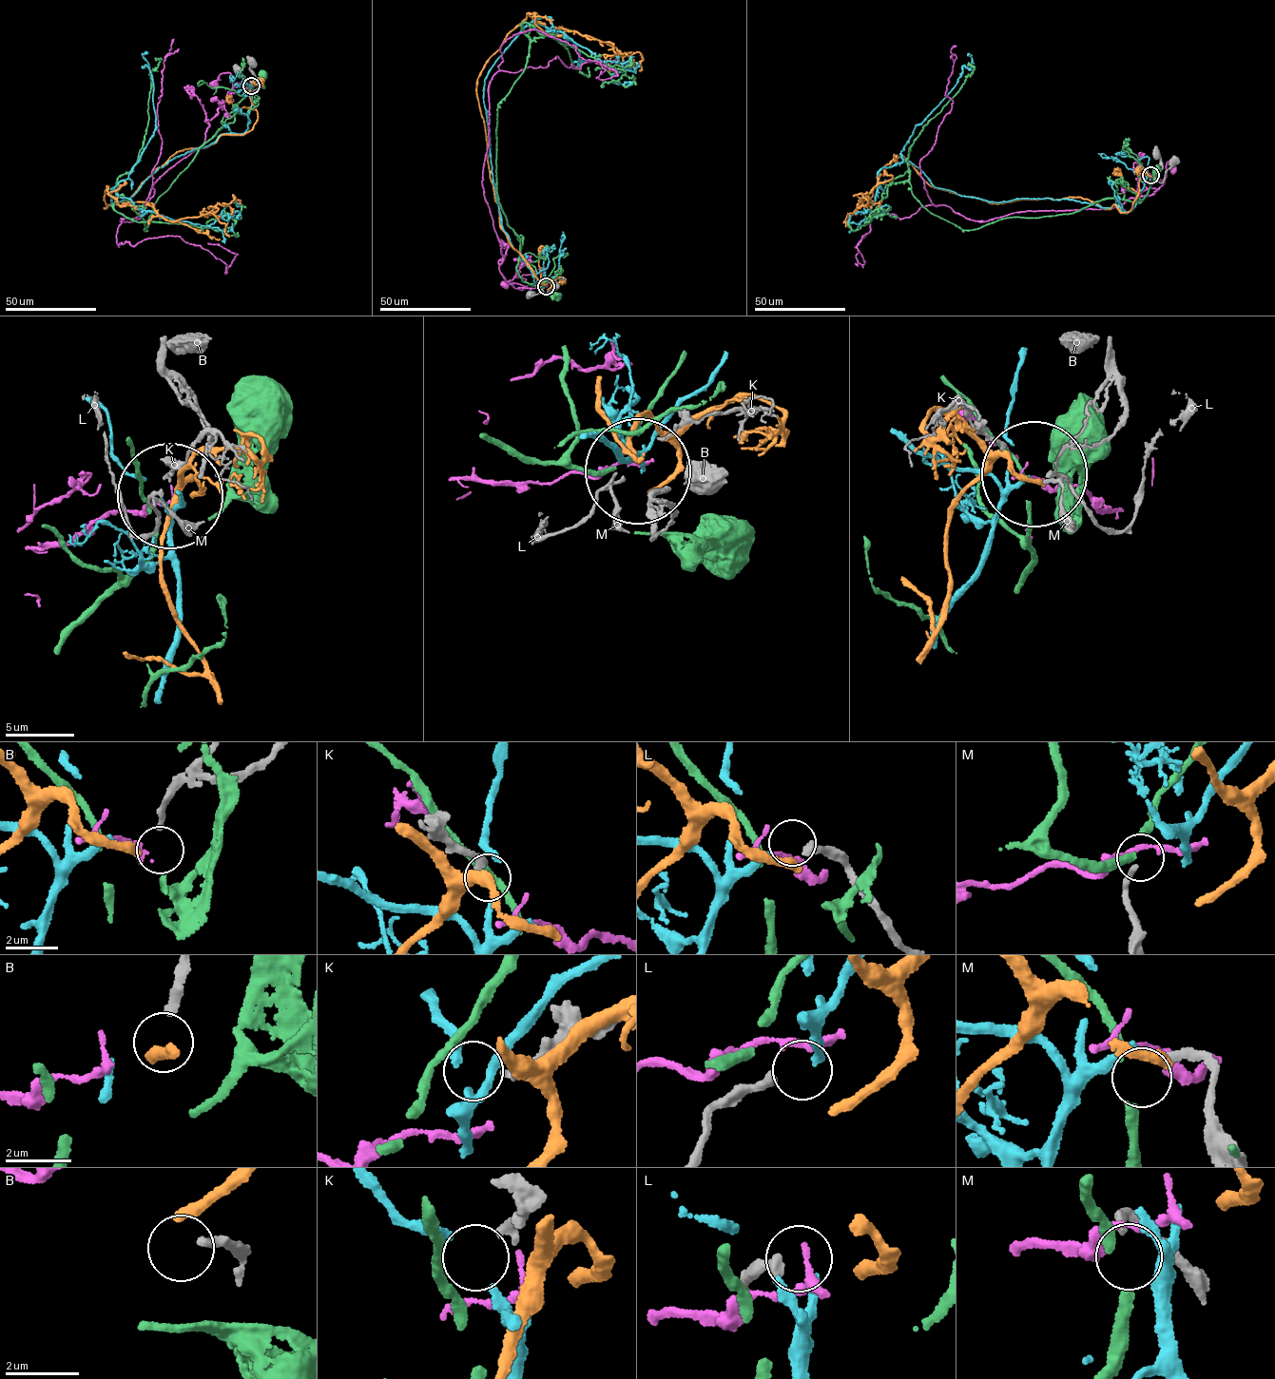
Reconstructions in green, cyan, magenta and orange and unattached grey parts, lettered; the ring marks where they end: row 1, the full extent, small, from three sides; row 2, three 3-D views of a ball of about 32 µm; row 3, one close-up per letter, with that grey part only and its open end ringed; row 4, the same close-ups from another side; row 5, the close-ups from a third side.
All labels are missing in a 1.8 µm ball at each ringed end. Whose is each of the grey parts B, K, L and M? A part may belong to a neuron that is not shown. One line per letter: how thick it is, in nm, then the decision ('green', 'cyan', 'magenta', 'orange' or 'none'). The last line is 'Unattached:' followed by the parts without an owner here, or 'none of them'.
B: calibre 240 nm; orange
K: calibre 280 nm; none
L: calibre 320 nm; cyan
M: calibre 240 nm; green
Unattached: K

